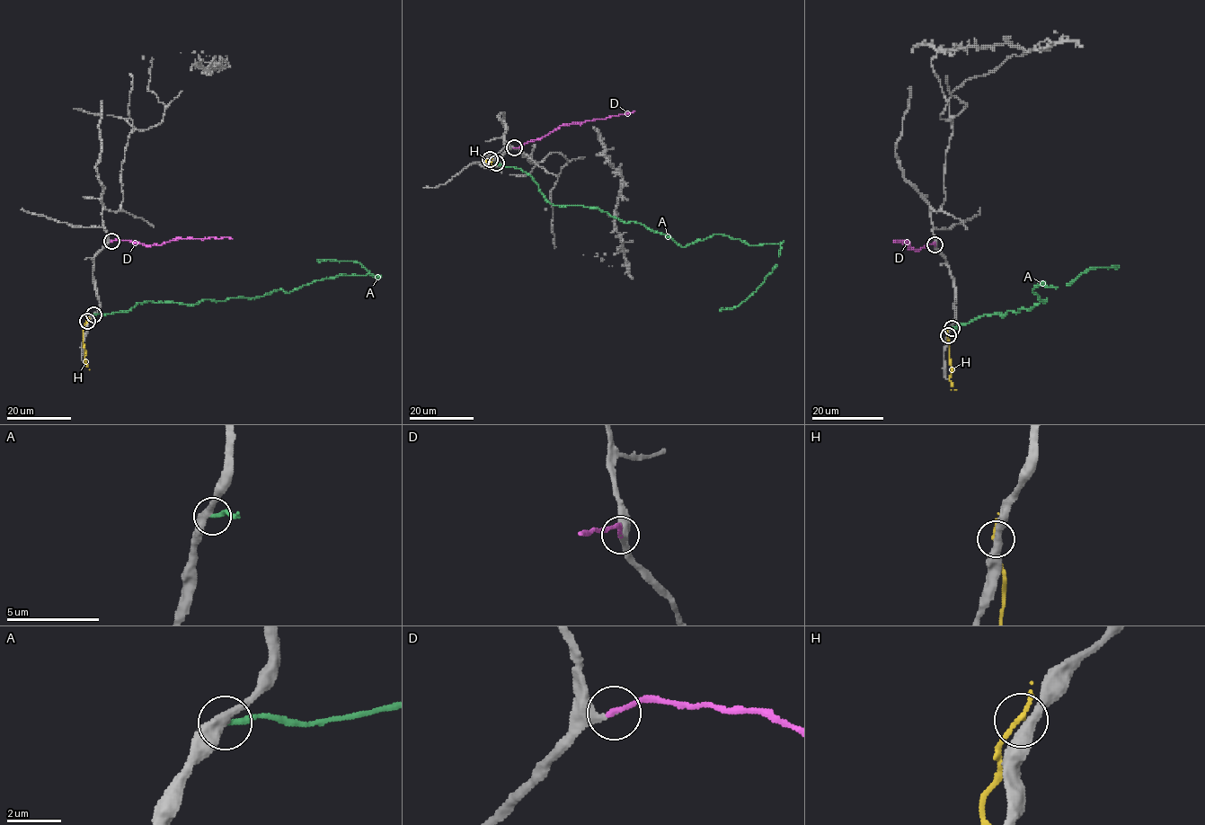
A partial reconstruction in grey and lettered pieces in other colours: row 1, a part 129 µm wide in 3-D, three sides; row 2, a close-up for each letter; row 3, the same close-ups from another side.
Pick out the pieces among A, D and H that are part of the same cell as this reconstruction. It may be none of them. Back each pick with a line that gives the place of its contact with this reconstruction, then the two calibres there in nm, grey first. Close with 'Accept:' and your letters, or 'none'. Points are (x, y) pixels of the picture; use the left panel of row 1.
D: contact (111, 241); calibres 220 and 220 nm
Accept: D

